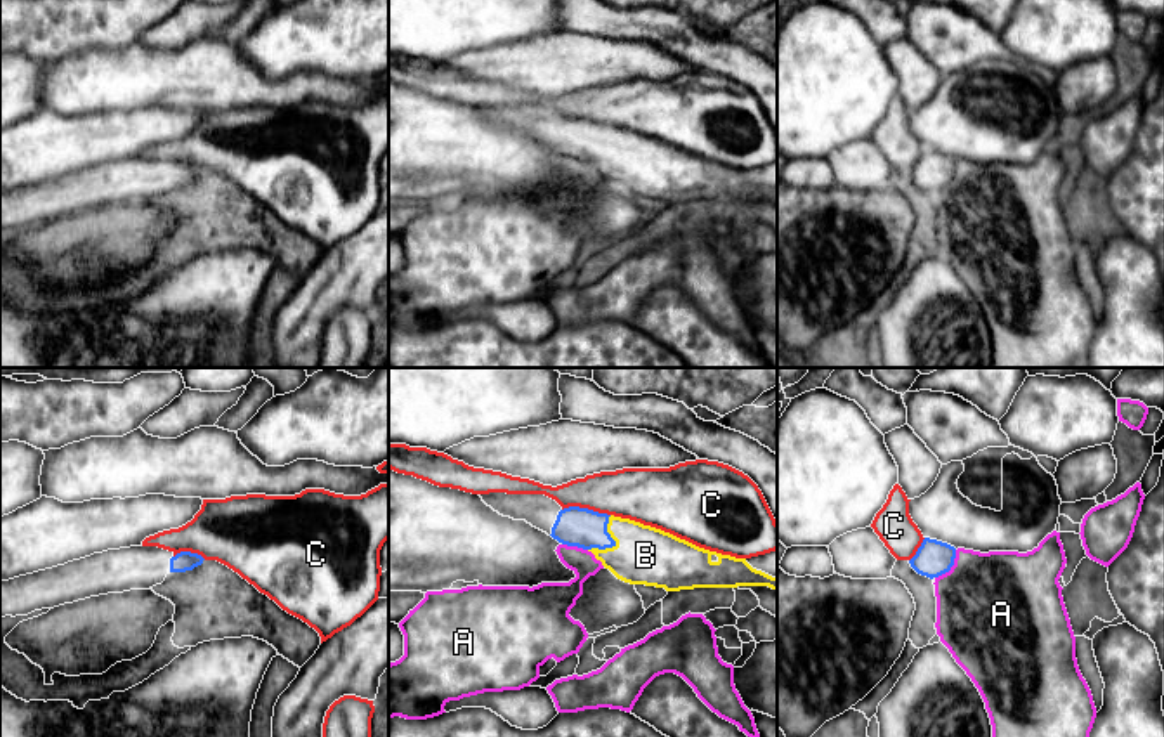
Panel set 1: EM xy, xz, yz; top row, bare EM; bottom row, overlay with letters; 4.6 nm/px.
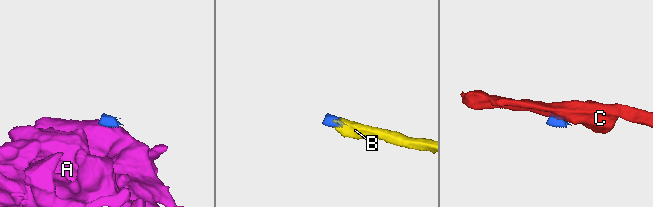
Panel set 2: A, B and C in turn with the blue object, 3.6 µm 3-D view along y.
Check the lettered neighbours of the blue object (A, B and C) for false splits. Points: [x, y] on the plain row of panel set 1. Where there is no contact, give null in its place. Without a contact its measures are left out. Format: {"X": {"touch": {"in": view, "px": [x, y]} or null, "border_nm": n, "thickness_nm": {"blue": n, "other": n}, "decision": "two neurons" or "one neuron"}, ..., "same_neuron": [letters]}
{"A": {"touch": {"in": "yz", "px": [951, 177]}, "border_nm": 170, "thickness_nm": {"blue": 160, "other": 480}, "decision": "two neurons"}, "B": {"touch": {"in": "xz", "px": [614, 155]}, "border_nm": 200, "thickness_nm": {"blue": 180, "other": 280}, "decision": "one neuron"}, "C": {"touch": {"in": "xz", "px": [587, 120]}, "border_nm": 220, "thickness_nm": {"blue": 180, "other": 240}, "decision": "two neurons"}, "same_neuron": ["B"]}

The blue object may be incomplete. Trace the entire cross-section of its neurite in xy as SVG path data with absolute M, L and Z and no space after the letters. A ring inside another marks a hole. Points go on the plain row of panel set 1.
M130 158L108 161L68 173L52 180L0 192L0 229L28 227L35 222L54 220L90 208L149 201L161 196L168 184L186 184L203 175L203 168L191 163L173 165L158 158Z

